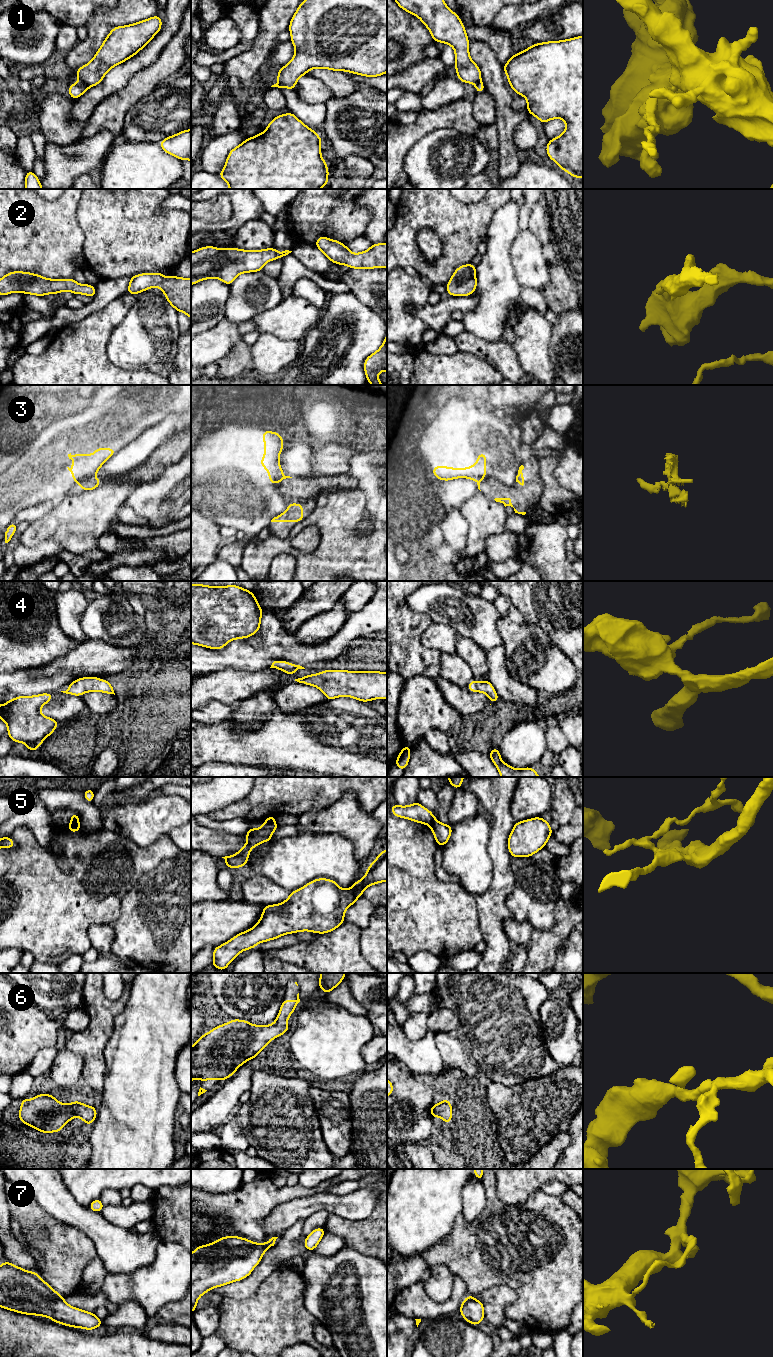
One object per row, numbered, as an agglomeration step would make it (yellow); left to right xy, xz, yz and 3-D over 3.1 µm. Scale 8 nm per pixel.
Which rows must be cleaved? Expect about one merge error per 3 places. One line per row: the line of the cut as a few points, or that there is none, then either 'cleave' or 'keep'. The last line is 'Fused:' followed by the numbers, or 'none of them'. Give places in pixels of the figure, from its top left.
1: xy (81, 81), (88, 87) | cleave
2: no cut | keep
3: xy (93, 475), (82, 478), (78, 482) | cleave
4: no cut | keep
5: xy (78, 821), (69, 825) | cleave
6: no cut | keep
7: no cut | keep
Fused: 1, 3, 5

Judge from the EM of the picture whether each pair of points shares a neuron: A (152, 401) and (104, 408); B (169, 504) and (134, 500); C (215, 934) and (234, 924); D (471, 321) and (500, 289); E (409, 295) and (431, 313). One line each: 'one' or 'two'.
A: one
B: one
C: one
D: one
E: two

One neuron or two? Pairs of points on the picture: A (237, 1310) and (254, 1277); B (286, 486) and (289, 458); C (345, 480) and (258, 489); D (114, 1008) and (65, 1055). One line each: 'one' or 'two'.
A: two
B: two
C: two
D: two

